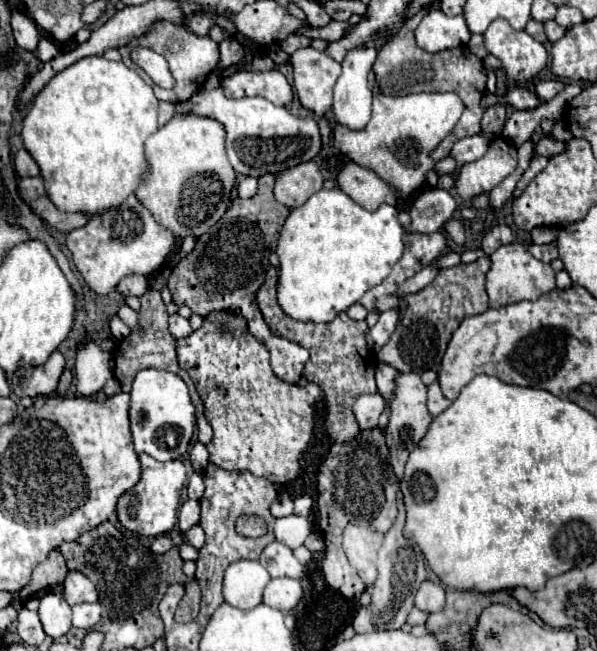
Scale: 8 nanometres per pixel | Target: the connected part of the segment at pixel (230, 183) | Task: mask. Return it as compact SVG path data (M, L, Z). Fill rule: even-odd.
M174 115L146 141L146 159L150 173L144 175L136 191L138 201L152 213L158 225L174 237L204 235L230 205L230 191L236 183L236 173L224 149L226 131L208 117Z

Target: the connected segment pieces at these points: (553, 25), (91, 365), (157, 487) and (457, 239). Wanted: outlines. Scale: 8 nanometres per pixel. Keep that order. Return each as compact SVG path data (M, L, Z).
M546 21L544 23L544 31L546 31L546 35L548 35L548 41L558 41L564 33L566 33L566 29L564 27L560 27L556 21Z
M86 341L86 345L78 351L76 357L76 395L92 397L96 395L104 383L112 377L112 355L102 351L98 343Z
M140 453L138 457L140 457L140 465L142 465L140 481L130 491L120 495L118 505L116 505L116 513L118 513L118 521L124 529L152 539L152 537L158 537L158 535L166 535L174 529L172 523L178 517L182 489L184 489L188 479L186 479L184 463L178 461L178 459L160 463L160 461L156 461L156 459L152 459L150 455L144 455L144 453Z
M451 218L444 226L446 234L457 244L465 243L465 227L461 220Z

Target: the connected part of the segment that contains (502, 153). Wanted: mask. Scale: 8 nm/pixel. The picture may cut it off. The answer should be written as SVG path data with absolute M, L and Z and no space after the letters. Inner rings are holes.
M502 137L494 139L484 157L460 167L454 187L458 195L468 201L480 193L492 191L504 177L514 173L516 165L518 161L512 155L512 145ZM500 145L504 145L504 149Z

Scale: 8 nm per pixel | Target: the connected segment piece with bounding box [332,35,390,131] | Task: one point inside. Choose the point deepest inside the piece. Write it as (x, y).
(352, 99)

